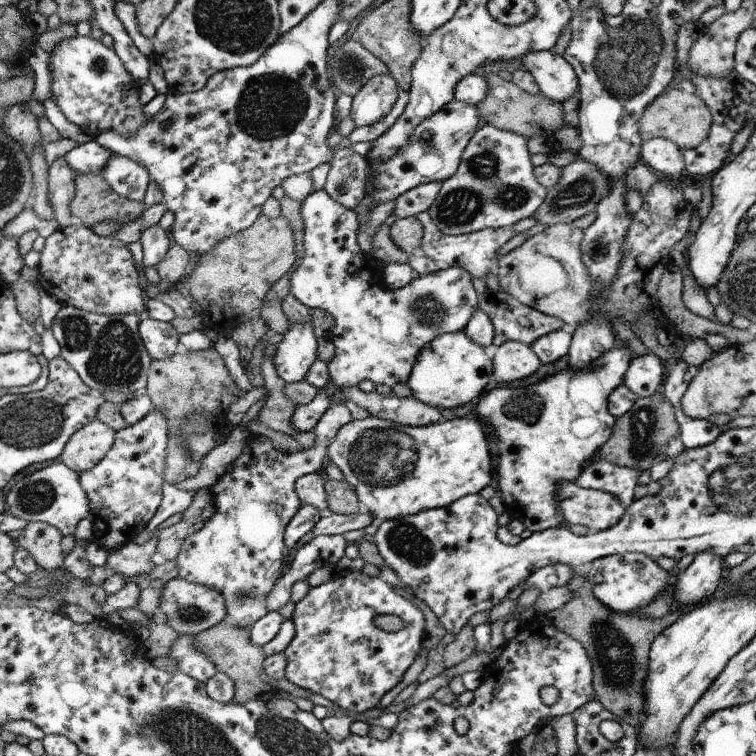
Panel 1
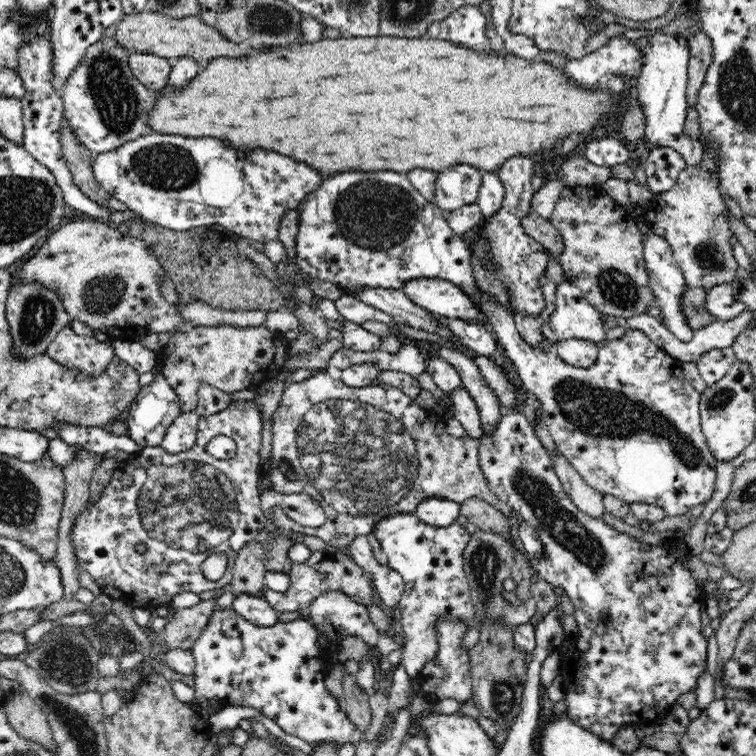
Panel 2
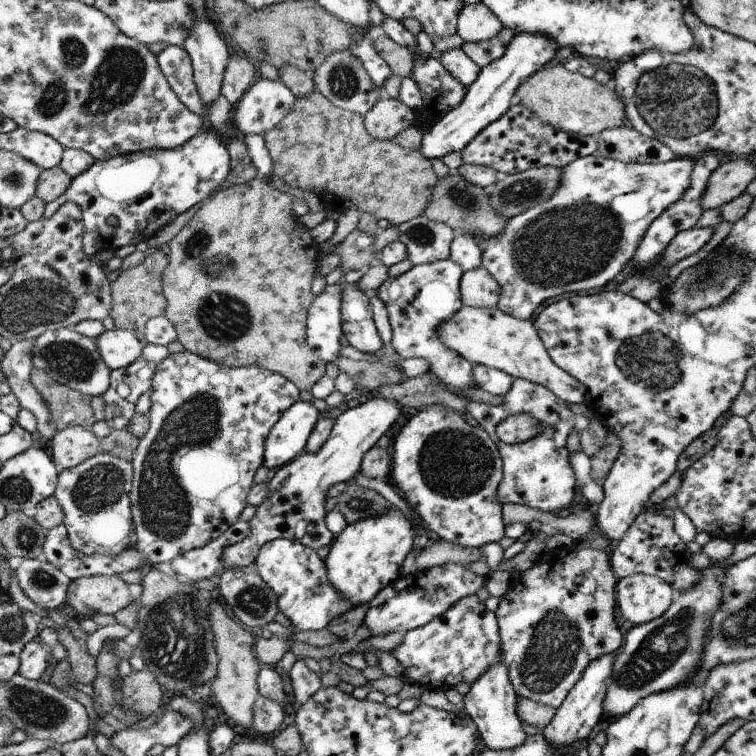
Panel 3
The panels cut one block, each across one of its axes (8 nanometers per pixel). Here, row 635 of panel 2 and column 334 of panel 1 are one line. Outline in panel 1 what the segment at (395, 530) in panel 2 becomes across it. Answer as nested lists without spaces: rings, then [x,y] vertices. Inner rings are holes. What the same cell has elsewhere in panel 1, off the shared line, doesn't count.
[[[344,402],[330,406],[314,430],[316,442],[308,450],[286,453],[276,450],[272,440],[255,436],[247,441],[229,470],[212,486],[213,504],[216,512],[212,518],[198,527],[183,541],[179,556],[175,559],[179,578],[188,583],[197,583],[215,590],[223,596],[228,621],[244,628],[255,625],[266,611],[265,599],[279,581],[284,566],[288,566],[288,547],[285,544],[287,527],[300,510],[300,500],[295,492],[295,482],[302,476],[324,470],[329,456],[329,447],[338,430],[350,423],[352,416]]]

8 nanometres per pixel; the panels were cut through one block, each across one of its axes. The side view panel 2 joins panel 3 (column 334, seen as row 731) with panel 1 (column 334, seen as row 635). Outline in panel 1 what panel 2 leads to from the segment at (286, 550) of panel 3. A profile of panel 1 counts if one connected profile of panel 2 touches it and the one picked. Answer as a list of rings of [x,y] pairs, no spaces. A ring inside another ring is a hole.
[[[349,571],[346,576],[333,577],[331,580],[328,580],[328,582],[324,582],[321,586],[316,586],[316,588],[310,587],[310,591],[306,594],[306,597],[302,598],[302,600],[296,604],[296,609],[294,610],[291,622],[296,628],[296,635],[284,651],[287,657],[287,666],[285,671],[286,679],[304,690],[310,690],[313,694],[335,702],[340,706],[340,708],[348,710],[351,714],[361,714],[378,708],[382,697],[401,682],[403,675],[407,672],[410,666],[412,666],[416,658],[420,656],[420,653],[422,652],[422,643],[429,638],[425,626],[425,617],[414,605],[414,602],[411,599],[402,597],[392,585],[387,584],[384,580],[381,580],[379,577],[367,576],[363,571]],[[384,614],[400,617],[404,622],[406,622],[406,628],[396,633],[388,633],[382,630],[382,628],[378,628],[375,624],[376,616]]]

